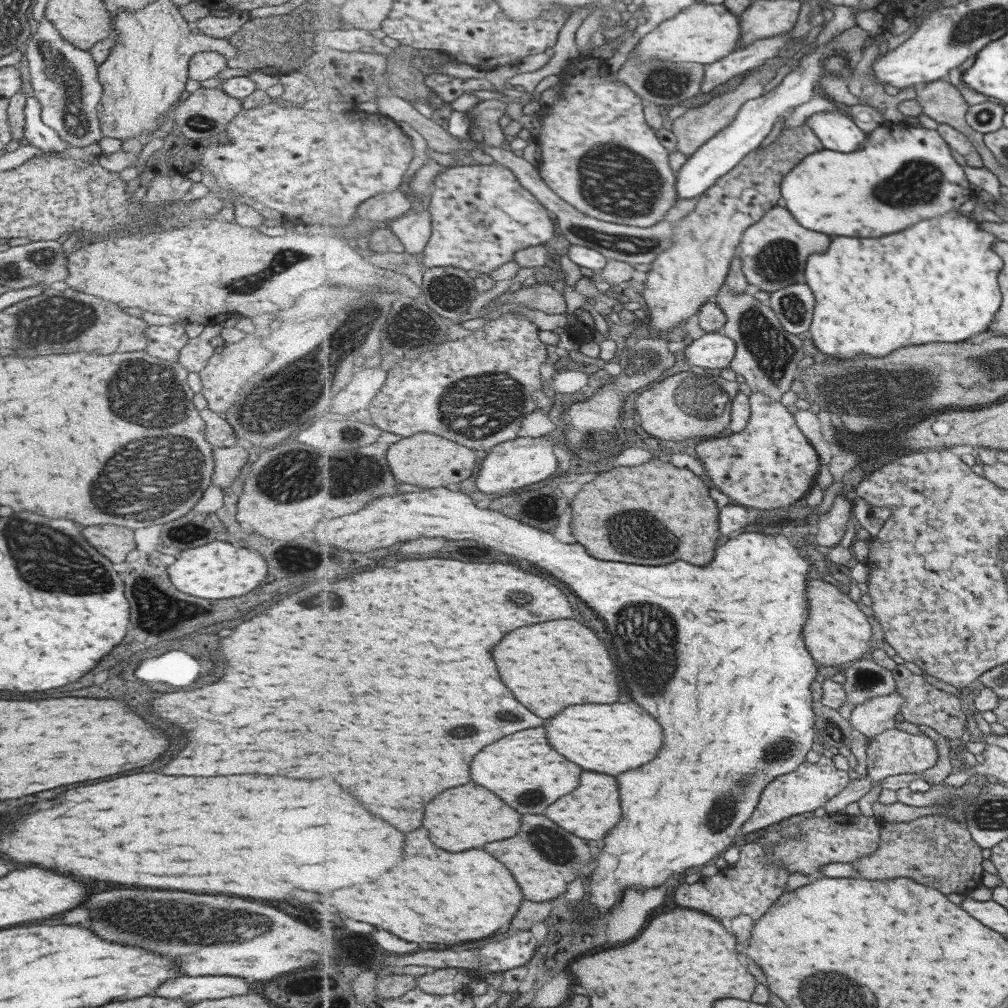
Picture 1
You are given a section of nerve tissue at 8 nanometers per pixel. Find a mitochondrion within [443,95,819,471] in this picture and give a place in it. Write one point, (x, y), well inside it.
(613, 180)

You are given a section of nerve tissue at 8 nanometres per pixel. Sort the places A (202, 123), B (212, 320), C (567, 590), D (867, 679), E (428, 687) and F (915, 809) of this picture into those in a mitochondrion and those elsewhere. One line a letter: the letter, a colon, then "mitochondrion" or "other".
A: mitochondrion
B: other
C: other
D: mitochondrion
E: other
F: other

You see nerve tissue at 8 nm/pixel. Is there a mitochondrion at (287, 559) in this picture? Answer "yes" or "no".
no

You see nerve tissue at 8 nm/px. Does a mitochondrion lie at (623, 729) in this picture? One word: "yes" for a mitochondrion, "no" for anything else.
no

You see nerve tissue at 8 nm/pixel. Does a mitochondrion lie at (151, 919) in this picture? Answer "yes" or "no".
yes

